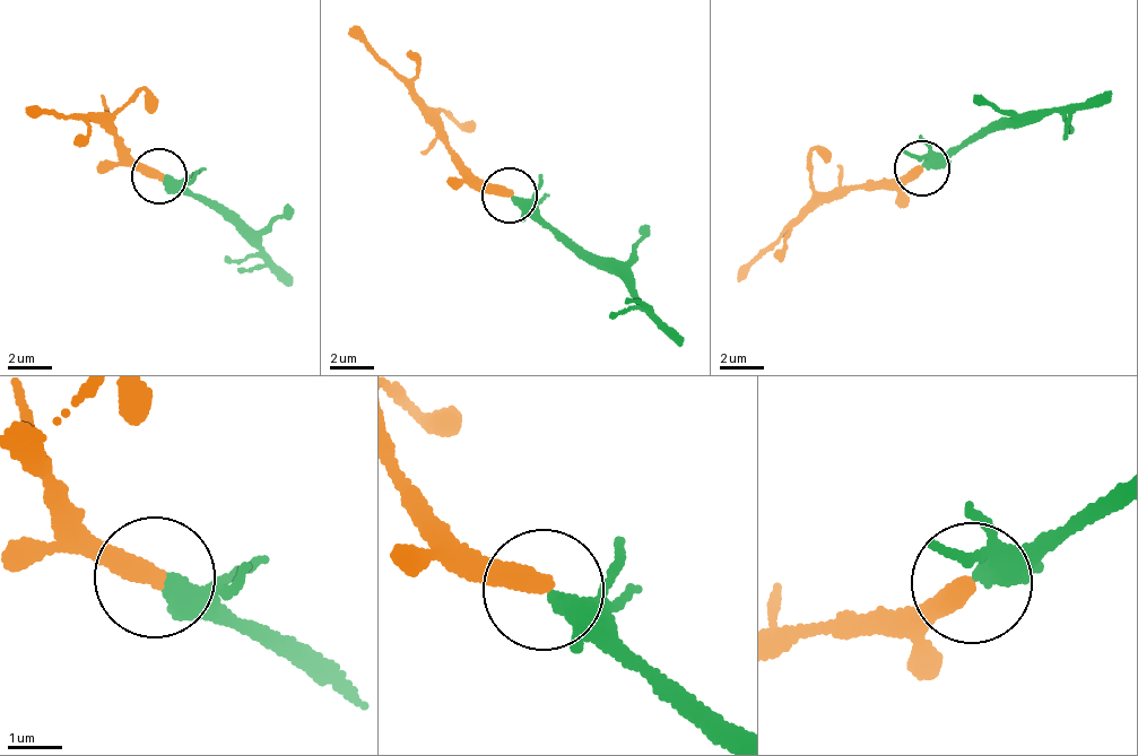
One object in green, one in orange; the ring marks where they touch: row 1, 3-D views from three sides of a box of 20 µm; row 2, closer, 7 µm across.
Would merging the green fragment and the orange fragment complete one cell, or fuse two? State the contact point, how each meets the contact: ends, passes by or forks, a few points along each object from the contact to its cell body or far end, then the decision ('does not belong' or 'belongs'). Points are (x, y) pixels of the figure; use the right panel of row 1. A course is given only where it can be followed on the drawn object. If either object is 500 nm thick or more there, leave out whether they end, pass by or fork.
at (921, 167); green forks there; orange ends there; green runs (923, 165), (981, 128), (1112, 88); orange runs (922, 167), (824, 196), (739, 281); belongs

